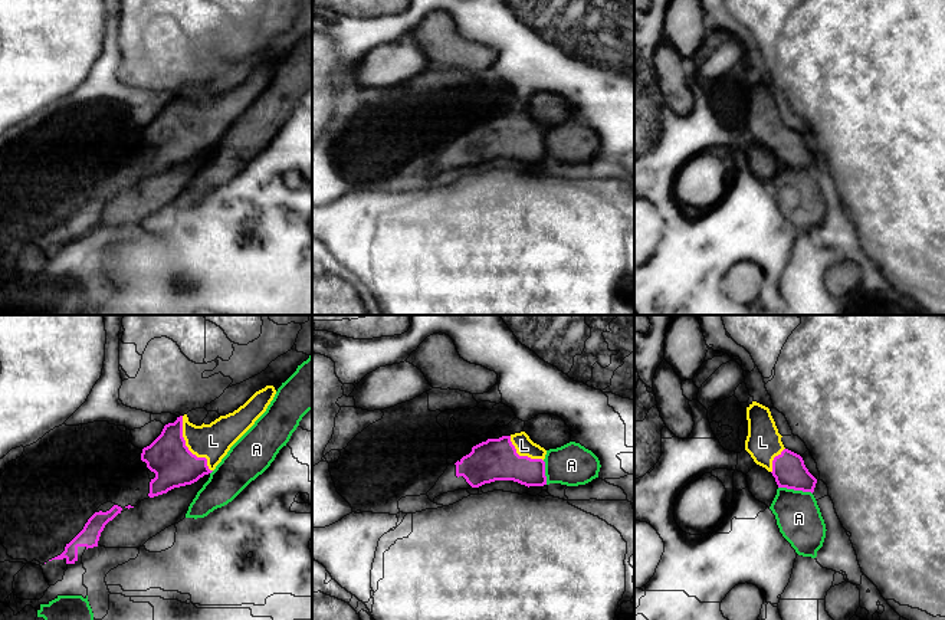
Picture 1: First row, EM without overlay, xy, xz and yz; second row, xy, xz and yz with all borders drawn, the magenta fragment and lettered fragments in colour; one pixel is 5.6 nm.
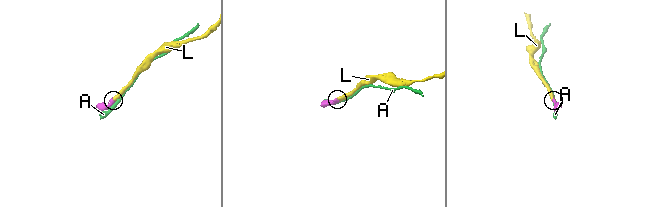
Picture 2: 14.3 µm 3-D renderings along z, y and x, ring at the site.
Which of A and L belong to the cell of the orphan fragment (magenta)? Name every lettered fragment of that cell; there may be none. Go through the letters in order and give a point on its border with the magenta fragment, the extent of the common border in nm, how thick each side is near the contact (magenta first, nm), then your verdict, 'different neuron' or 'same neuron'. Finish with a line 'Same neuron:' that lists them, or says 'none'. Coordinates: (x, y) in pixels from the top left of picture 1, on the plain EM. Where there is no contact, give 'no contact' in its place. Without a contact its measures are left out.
A: yz (796, 167) | 200 nm | 190/260 nm | different neuron
L: xy (187, 125) | 360 nm | 240/200 nm | same neuron
Same neuron: L

